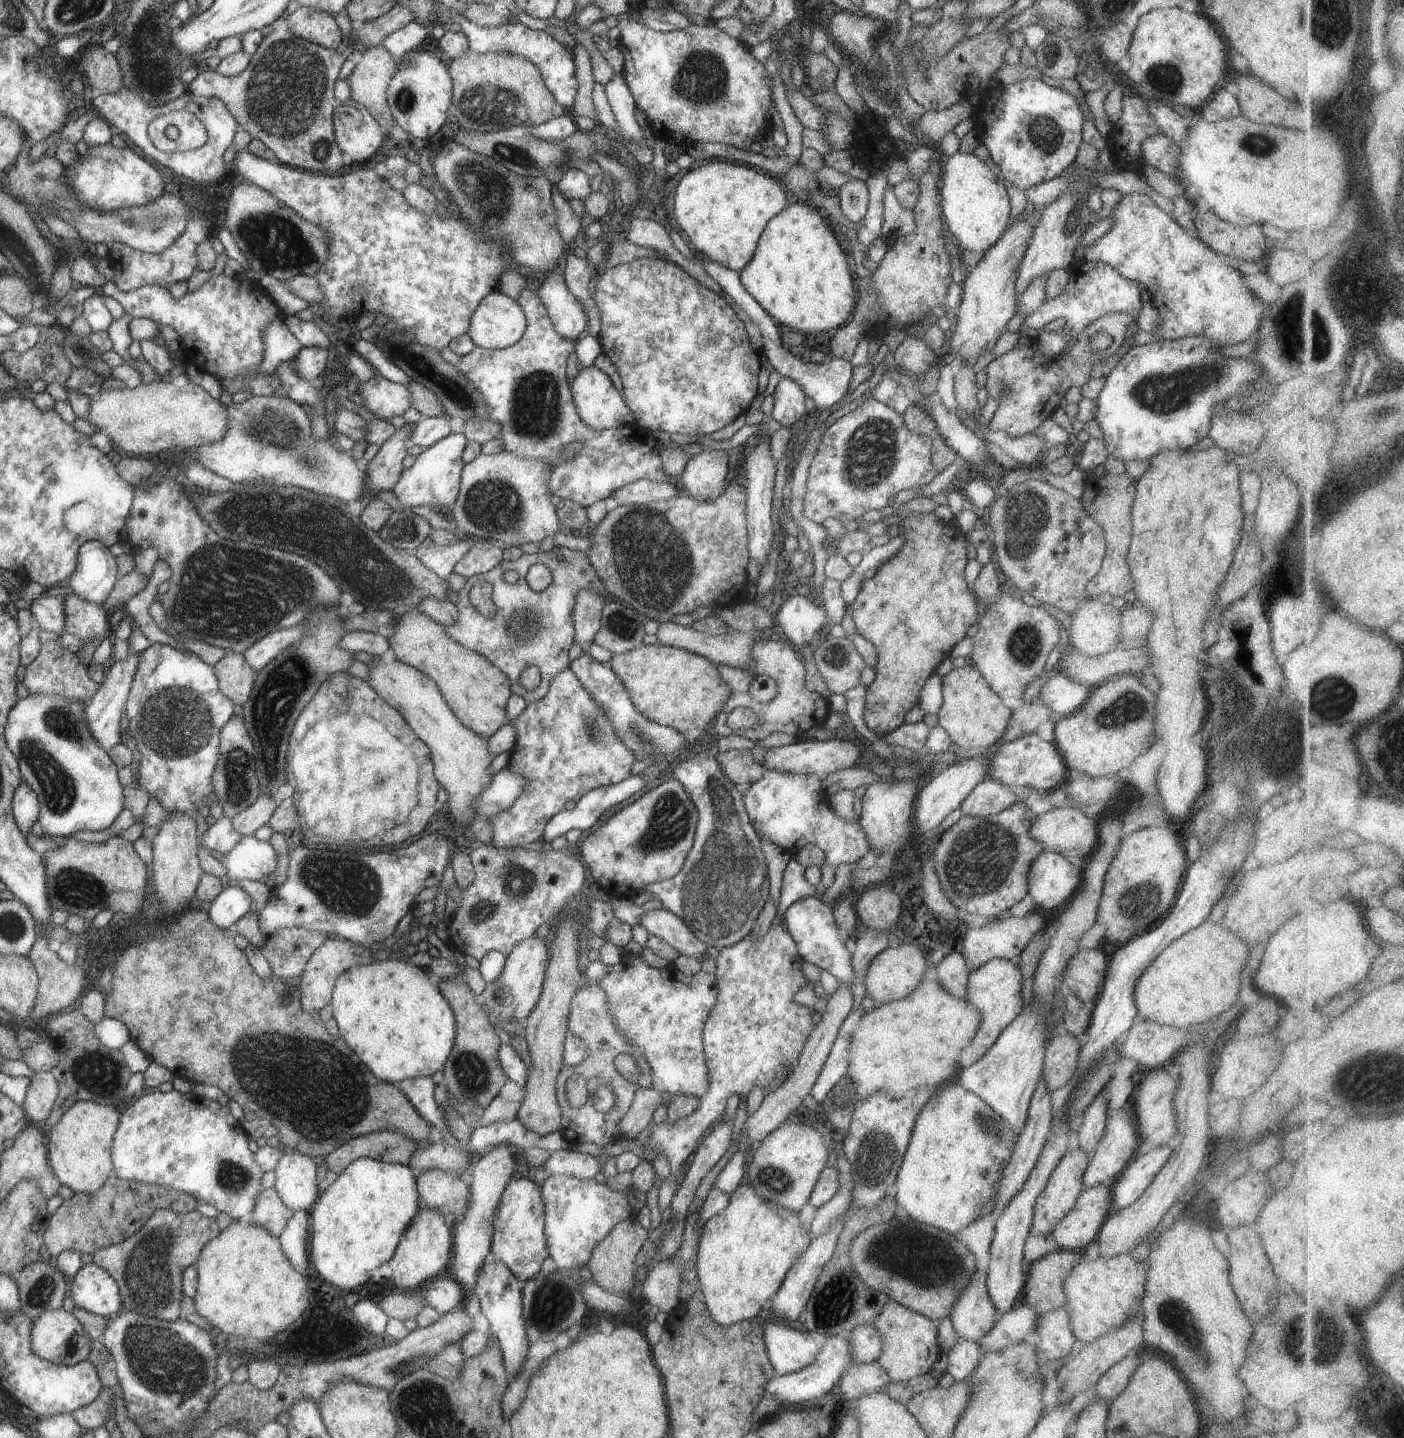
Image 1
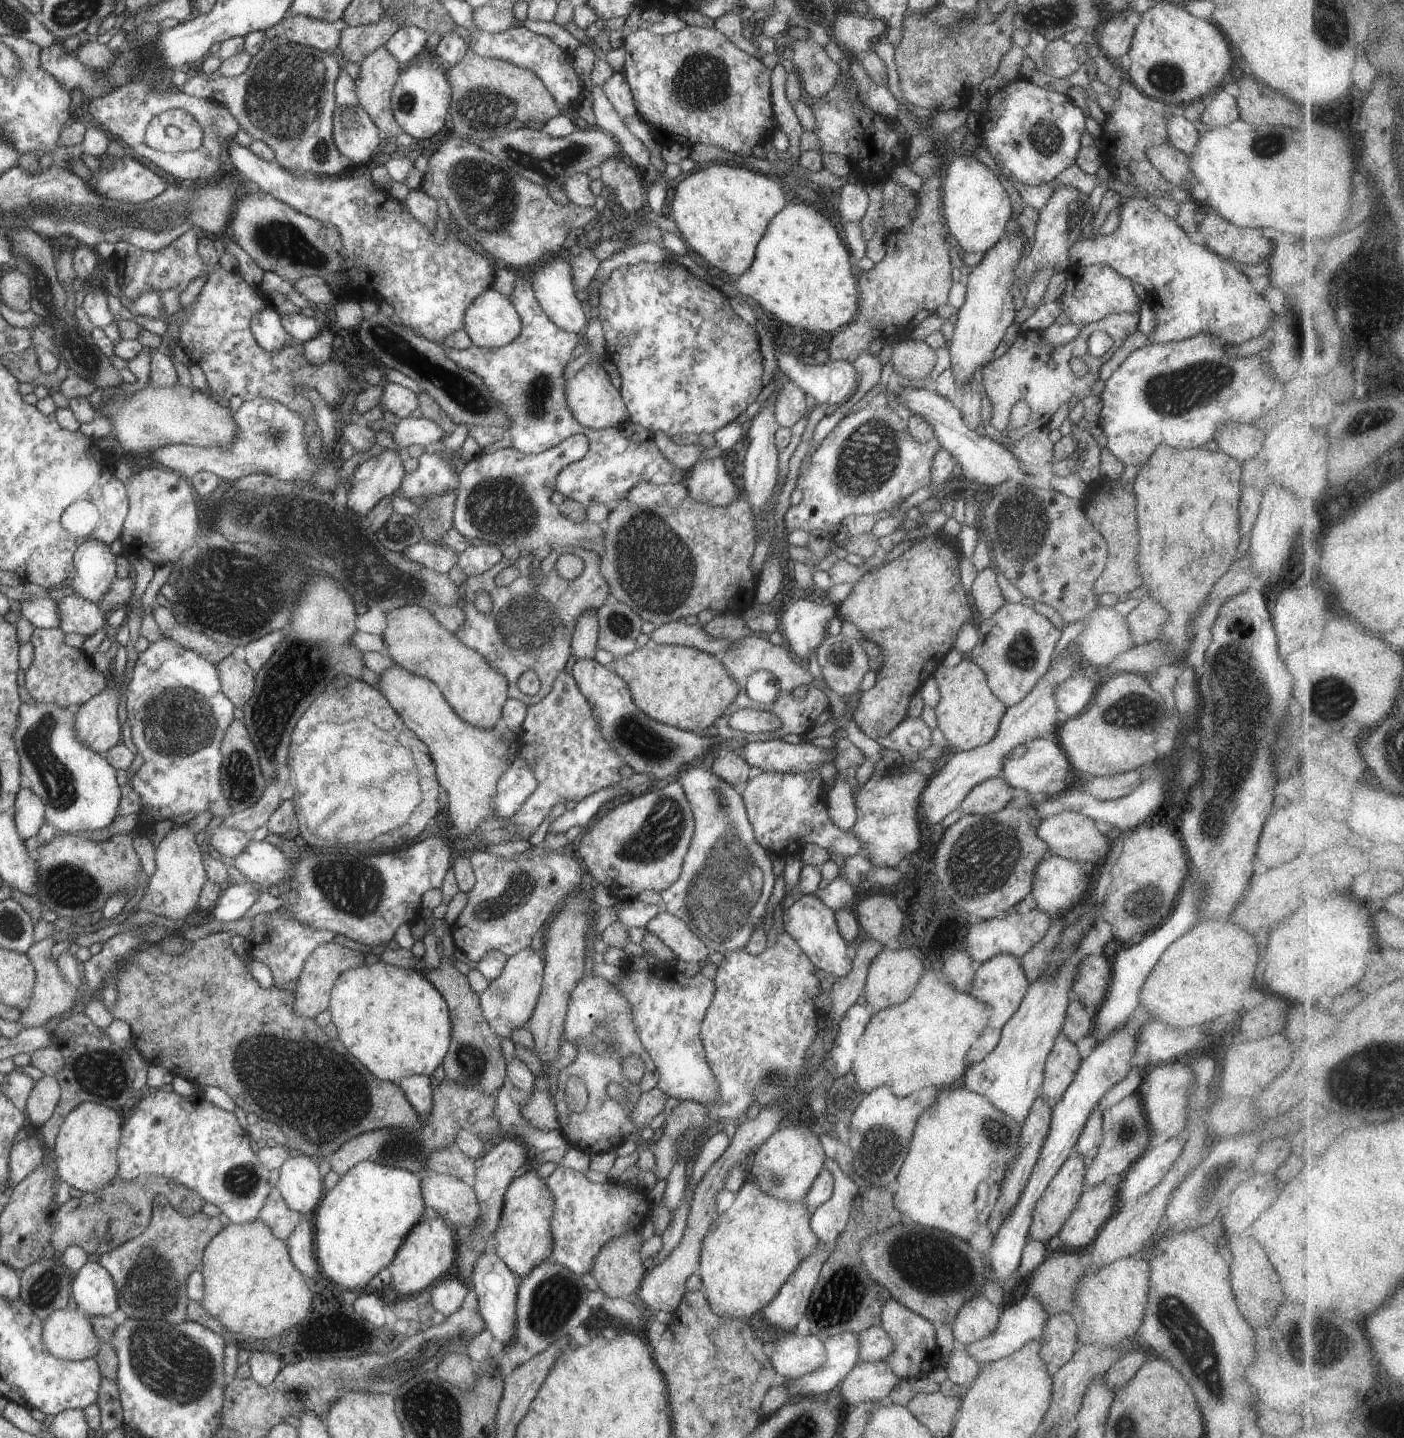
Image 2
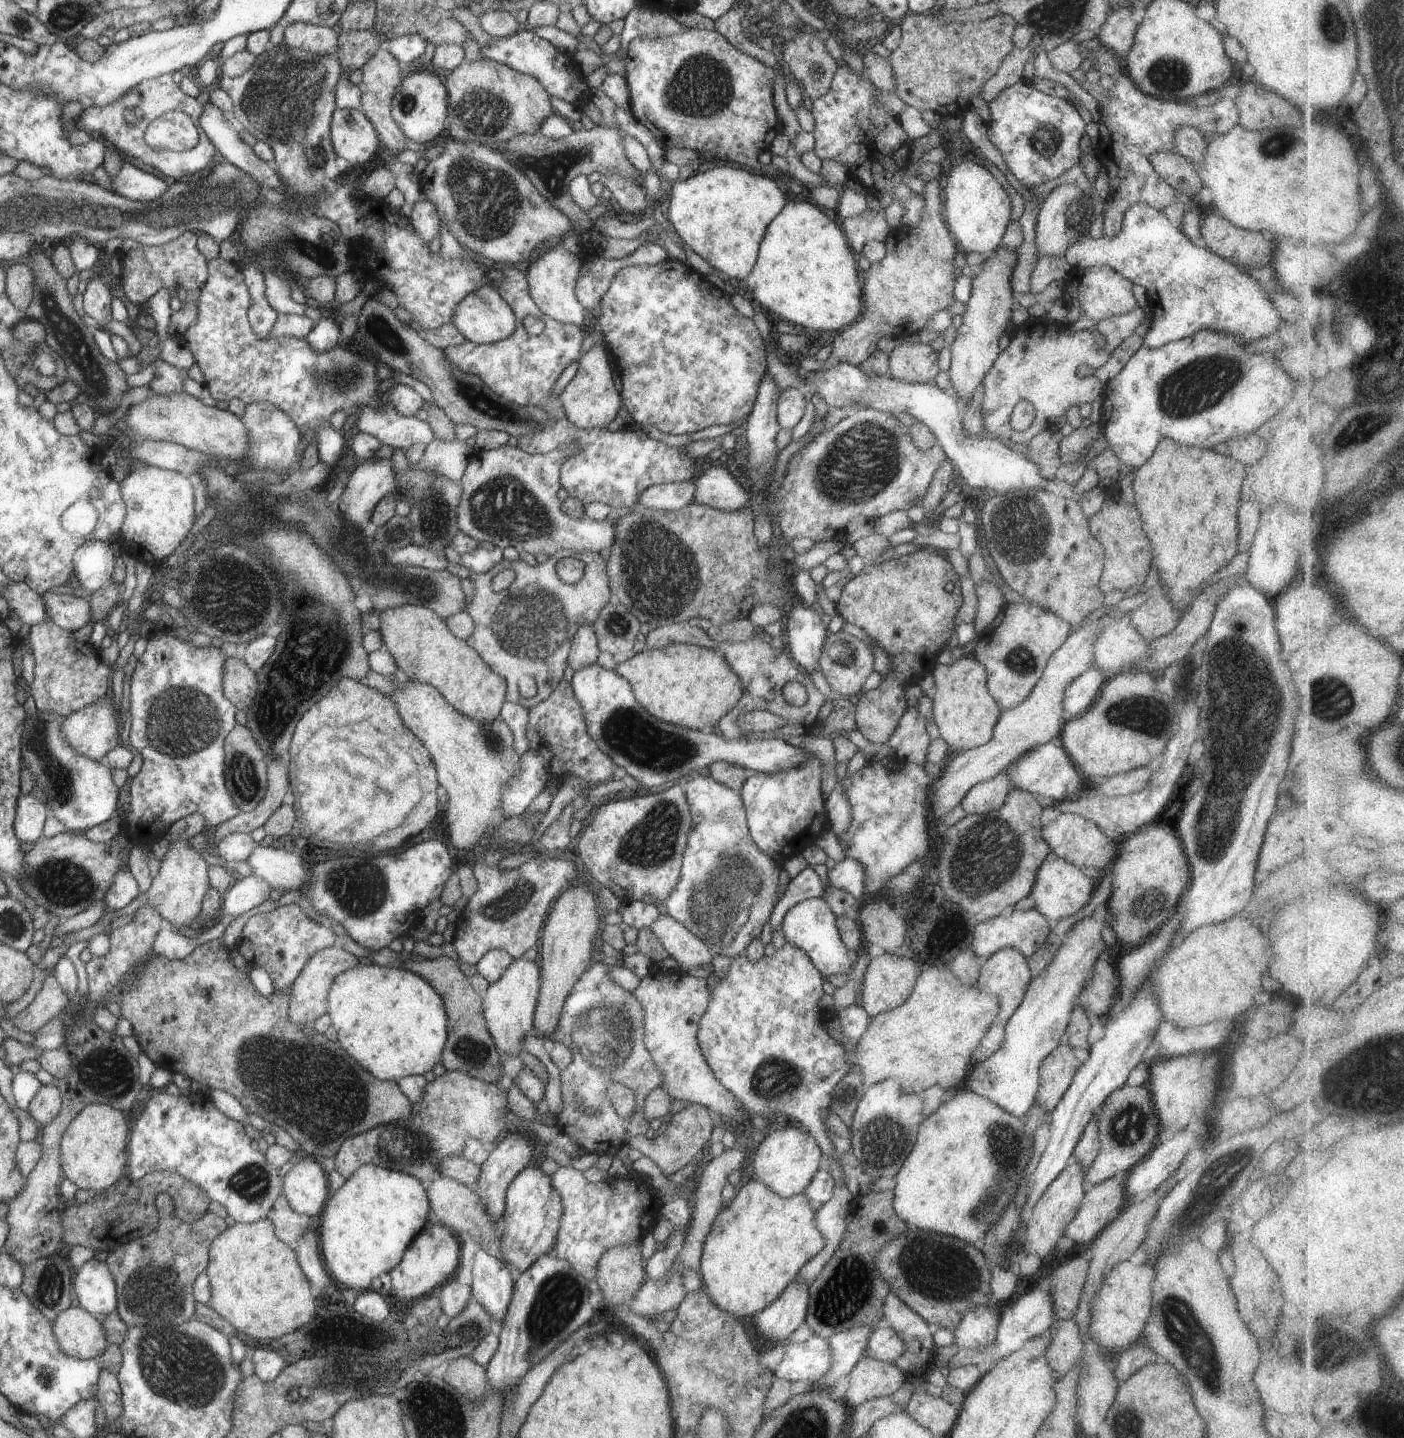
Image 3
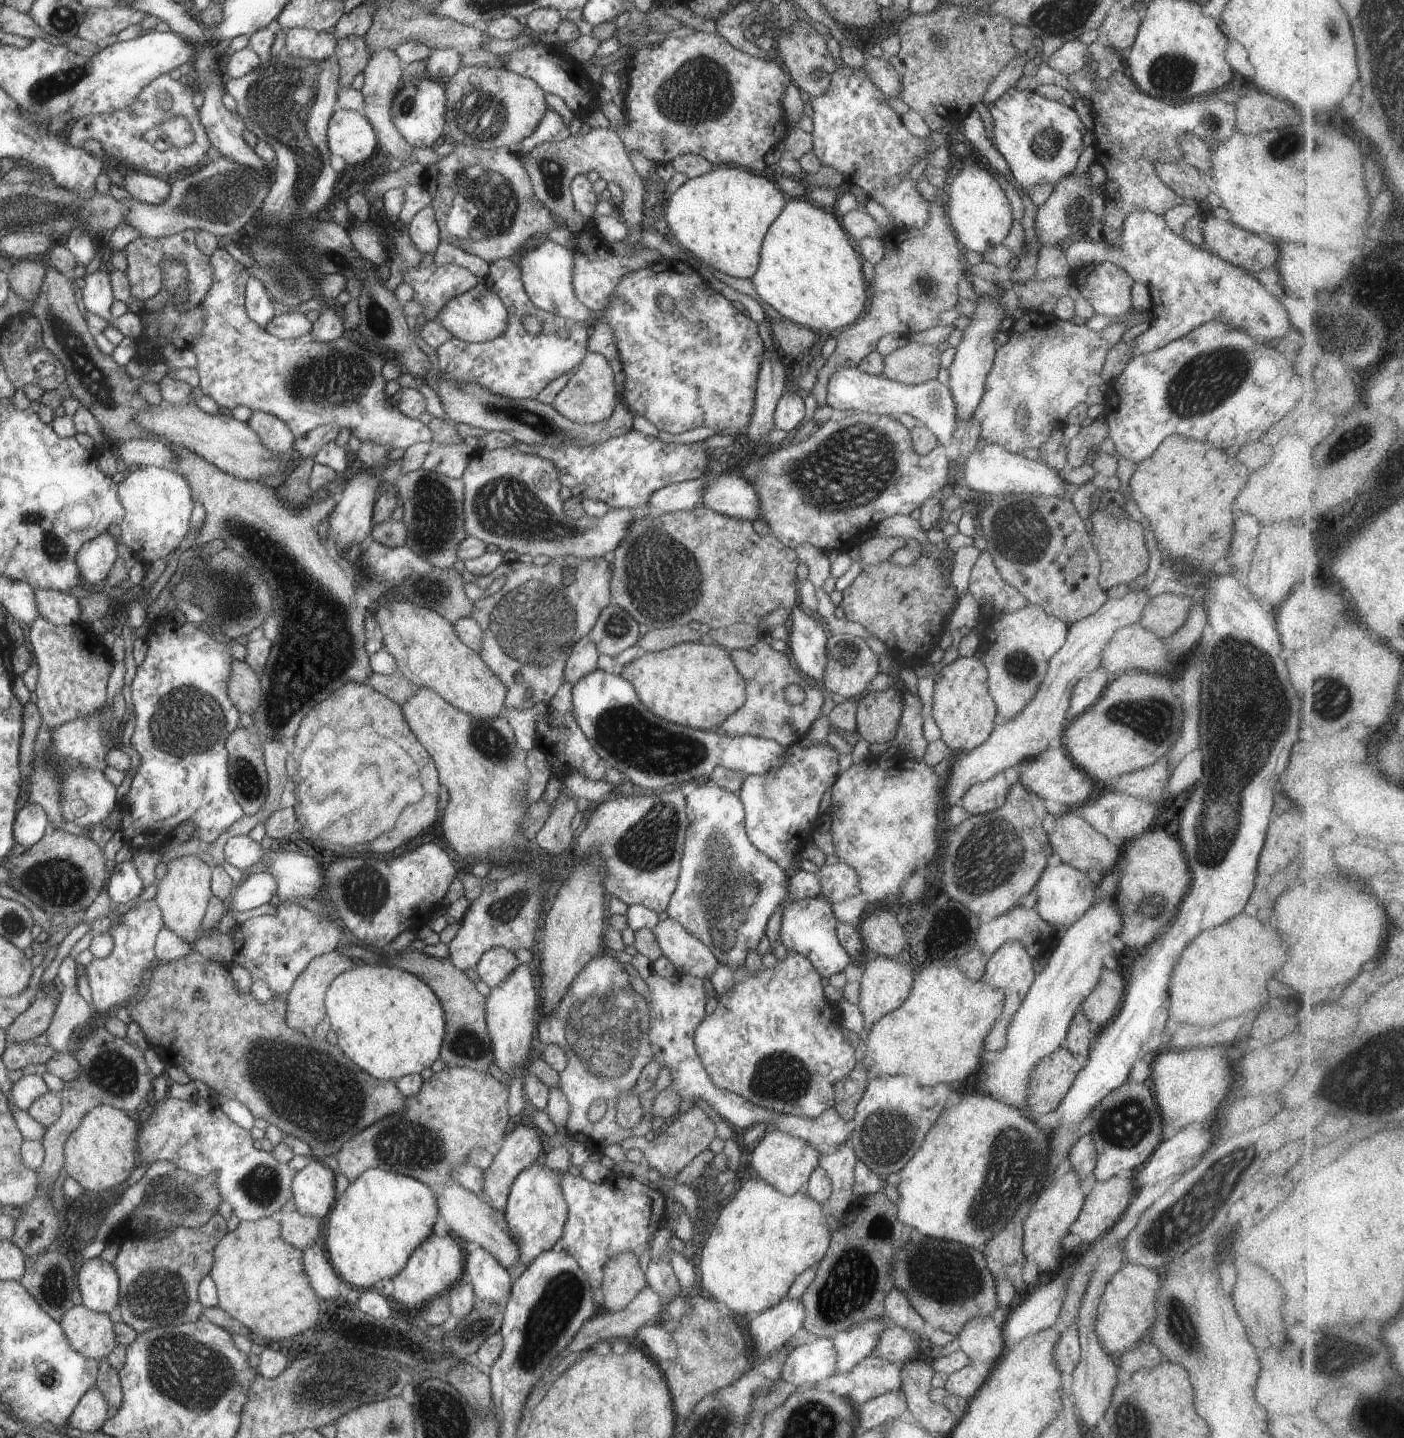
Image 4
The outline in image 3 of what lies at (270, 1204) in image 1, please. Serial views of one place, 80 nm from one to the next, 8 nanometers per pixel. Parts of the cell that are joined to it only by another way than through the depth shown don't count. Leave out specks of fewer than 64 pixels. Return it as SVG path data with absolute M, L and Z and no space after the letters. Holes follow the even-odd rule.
M284 1194L276 1199L268 1219L275 1223L275 1234L289 1246L294 1246L314 1225L317 1225L316 1220L297 1212Z

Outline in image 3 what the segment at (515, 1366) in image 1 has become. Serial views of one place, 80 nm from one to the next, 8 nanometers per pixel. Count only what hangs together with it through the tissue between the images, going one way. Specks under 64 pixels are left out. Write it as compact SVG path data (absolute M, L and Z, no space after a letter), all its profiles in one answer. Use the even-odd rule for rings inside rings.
M484 1248L479 1249L473 1258L473 1282L469 1286L471 1294L473 1300L483 1304L495 1318L494 1325L497 1330L508 1310L514 1280L506 1269L506 1262L496 1255L490 1255Z

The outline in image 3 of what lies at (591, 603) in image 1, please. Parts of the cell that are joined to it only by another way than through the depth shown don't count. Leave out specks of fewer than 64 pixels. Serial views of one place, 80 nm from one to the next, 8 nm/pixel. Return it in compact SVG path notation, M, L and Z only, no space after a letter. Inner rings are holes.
M582 625L572 639L567 664L570 664L576 672L582 667L596 663L599 654L596 633L593 626Z

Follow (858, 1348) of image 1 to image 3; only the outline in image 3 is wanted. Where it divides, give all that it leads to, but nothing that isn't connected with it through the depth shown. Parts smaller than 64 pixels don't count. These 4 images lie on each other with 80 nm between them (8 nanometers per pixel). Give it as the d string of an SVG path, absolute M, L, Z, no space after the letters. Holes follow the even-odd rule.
M882 1324L871 1332L866 1357L894 1363L904 1354L905 1342L889 1326Z

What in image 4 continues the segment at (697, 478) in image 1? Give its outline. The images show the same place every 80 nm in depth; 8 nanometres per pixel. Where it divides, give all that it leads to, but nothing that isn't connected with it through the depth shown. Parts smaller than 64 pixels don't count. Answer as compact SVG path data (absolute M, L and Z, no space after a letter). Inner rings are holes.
M734 473L713 475L702 500L702 506L730 518L751 523L758 518L756 491L748 481Z

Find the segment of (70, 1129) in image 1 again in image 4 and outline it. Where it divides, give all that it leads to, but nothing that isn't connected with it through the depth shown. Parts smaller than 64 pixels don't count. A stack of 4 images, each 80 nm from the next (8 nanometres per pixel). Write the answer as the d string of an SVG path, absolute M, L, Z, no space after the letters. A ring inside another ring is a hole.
M110 1105L95 1106L67 1138L65 1144L65 1164L67 1176L77 1180L84 1190L104 1192L122 1184L136 1168L140 1126L126 1111Z

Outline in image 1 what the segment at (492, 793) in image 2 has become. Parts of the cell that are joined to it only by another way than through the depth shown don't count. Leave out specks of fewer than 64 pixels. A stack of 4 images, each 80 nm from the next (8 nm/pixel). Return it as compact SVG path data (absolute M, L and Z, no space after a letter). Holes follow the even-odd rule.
M373 656L373 662L369 666L369 685L397 711L400 711L408 724L415 731L415 734L430 747L432 762L435 762L436 780L440 782L448 792L448 810L452 812L452 816L456 820L462 820L464 826L471 826L473 818L478 815L473 809L476 799L491 785L493 776L491 775L490 764L496 757L488 749L488 739L483 735L476 734L460 722L459 717L455 714L443 697L442 691L439 689L435 679L425 675L422 671L416 670L414 667L408 666L406 663L396 660L392 664L386 664L381 657Z

